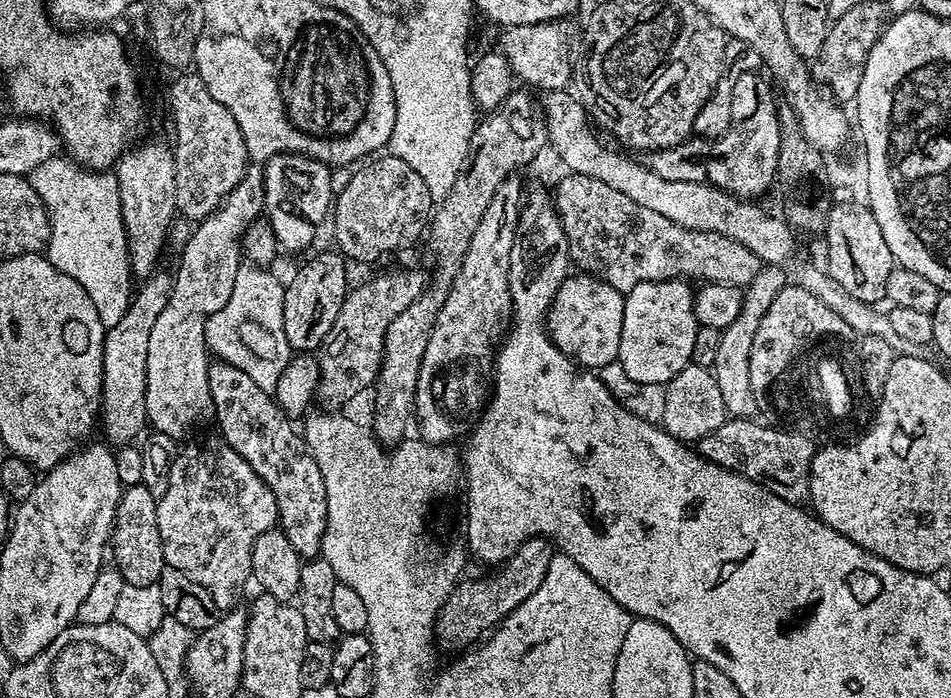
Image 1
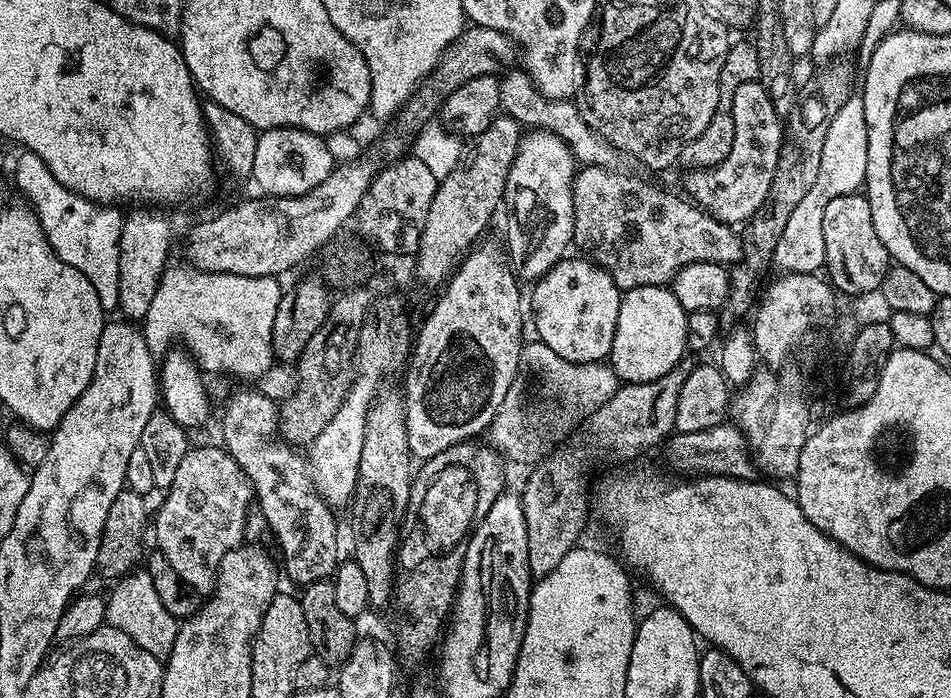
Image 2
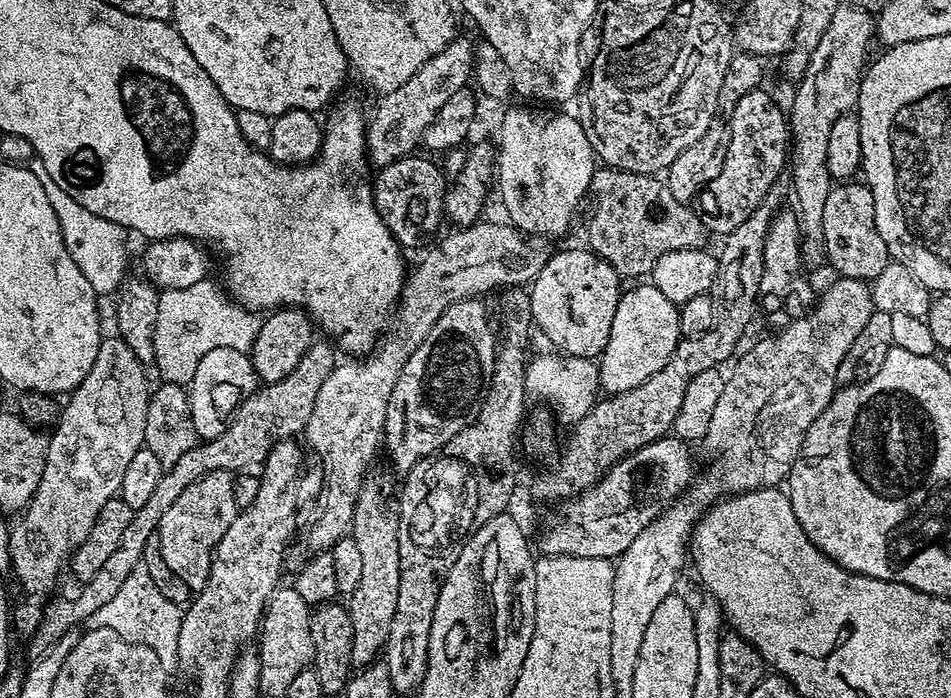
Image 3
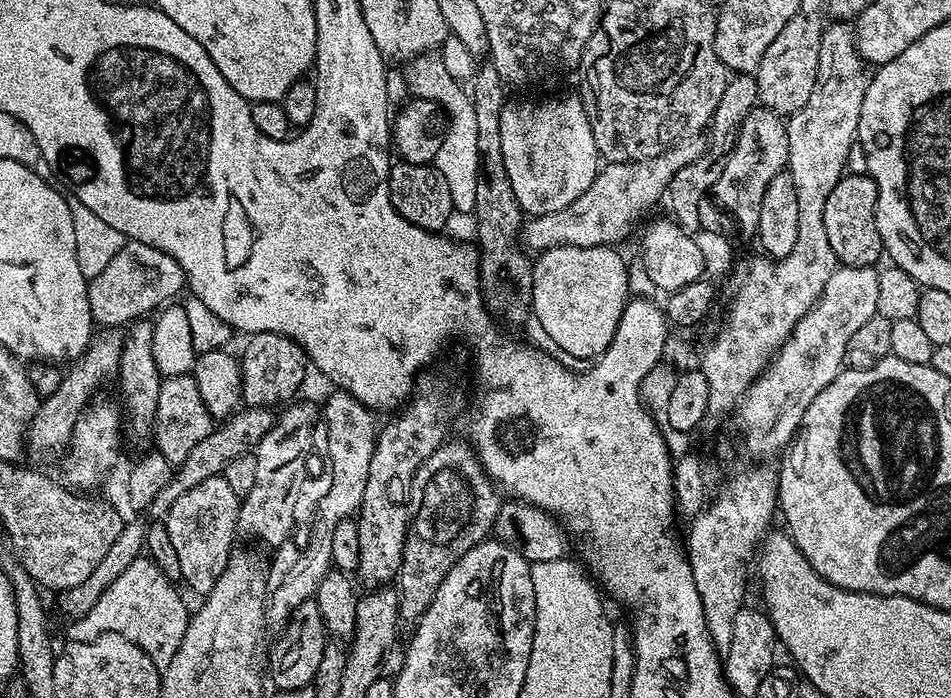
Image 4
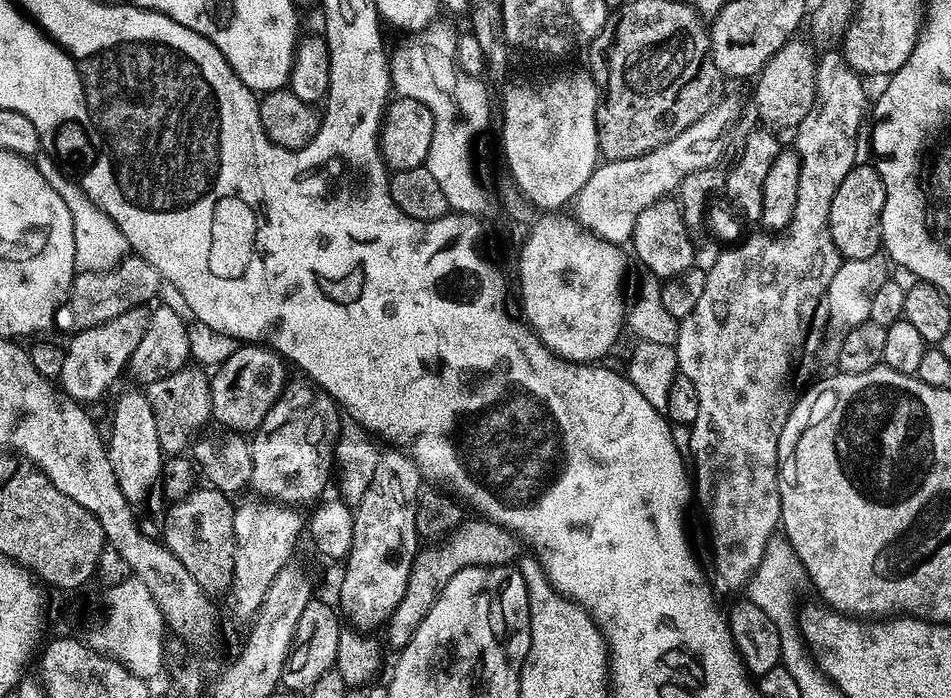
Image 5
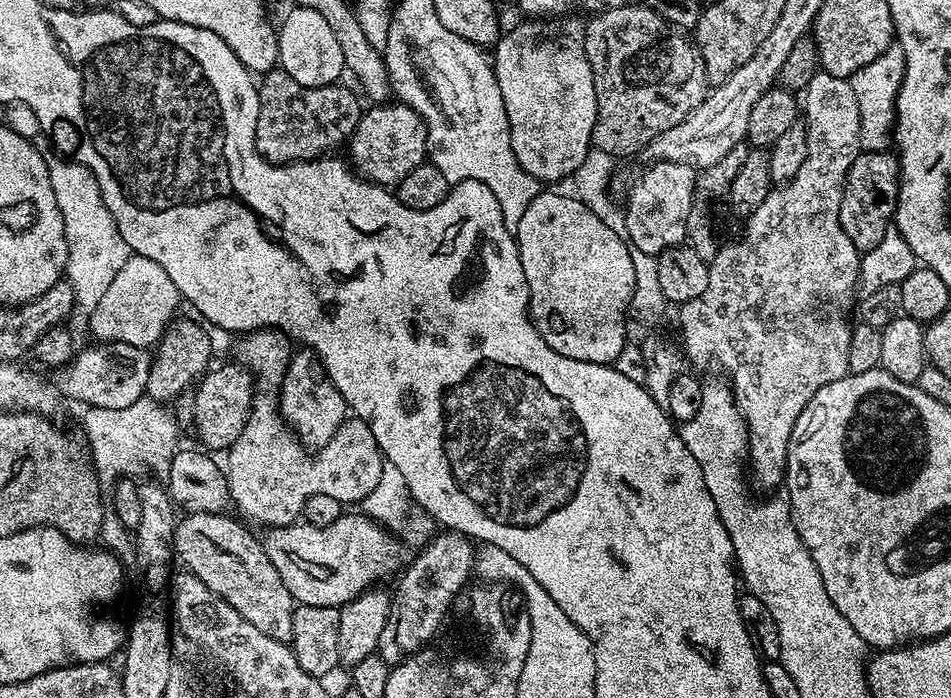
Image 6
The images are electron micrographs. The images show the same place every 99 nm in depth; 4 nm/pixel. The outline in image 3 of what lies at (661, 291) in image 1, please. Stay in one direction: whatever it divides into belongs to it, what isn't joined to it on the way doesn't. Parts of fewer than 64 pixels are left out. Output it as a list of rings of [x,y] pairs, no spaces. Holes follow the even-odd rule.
[[[640,282],[637,288],[623,293],[616,311],[616,325],[598,357],[600,386],[605,393],[615,394],[642,386],[650,374],[658,374],[674,354],[680,335],[680,310],[651,282]]]

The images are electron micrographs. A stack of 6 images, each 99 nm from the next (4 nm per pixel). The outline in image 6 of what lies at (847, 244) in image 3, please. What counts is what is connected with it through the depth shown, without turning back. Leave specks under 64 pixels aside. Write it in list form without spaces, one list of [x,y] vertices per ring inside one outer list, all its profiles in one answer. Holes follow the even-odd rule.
[[[861,151],[860,155],[854,158],[854,162],[848,171],[848,177],[844,183],[842,194],[842,206],[840,207],[840,221],[842,230],[850,242],[861,254],[869,252],[878,242],[882,242],[882,234],[893,223],[896,214],[896,201],[900,198],[900,161],[891,151],[866,152]]]

